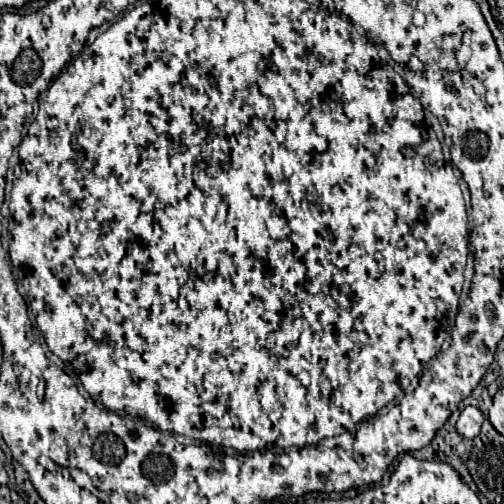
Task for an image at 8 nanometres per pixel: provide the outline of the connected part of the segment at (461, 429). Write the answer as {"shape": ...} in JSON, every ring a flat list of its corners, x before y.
{"shape":[[466,406,456,422,456,430,464,438,476,438,480,434,482,422,484,422,484,414,476,406]]}

